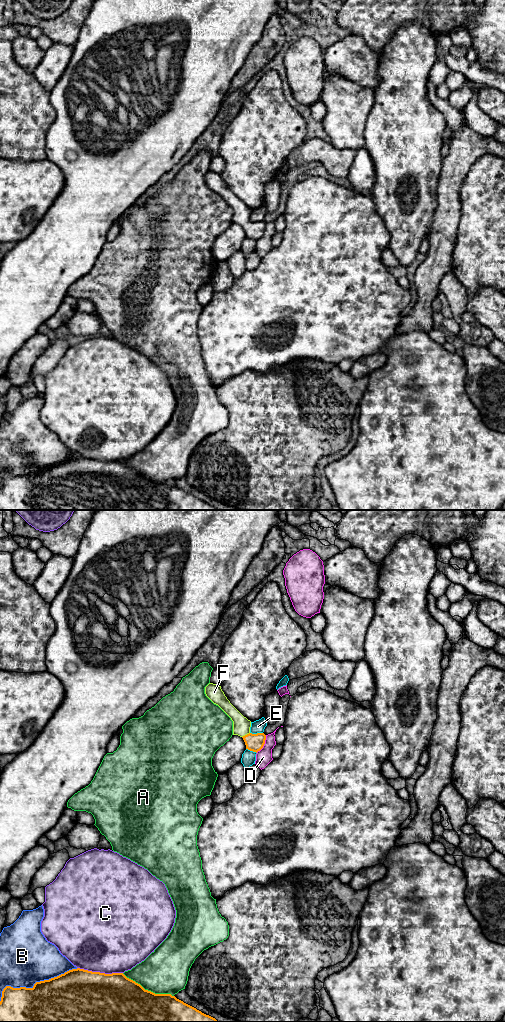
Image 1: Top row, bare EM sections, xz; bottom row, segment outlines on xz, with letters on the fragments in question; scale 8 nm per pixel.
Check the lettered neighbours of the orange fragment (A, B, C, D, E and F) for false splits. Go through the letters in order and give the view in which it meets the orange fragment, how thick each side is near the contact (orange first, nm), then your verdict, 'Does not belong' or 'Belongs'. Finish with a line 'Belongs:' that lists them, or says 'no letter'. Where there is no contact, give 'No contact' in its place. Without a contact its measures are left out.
A: Touches orange in xz. Thickness 500 nm (orange) against 360 nm. Does not belong
B: Touches orange in xz. Thickness 480 nm (orange) against 440 nm. Does not belong
C: Touches orange in xz. Thickness 500 nm (orange) against 500 nm. Does not belong
D: Touches orange in xz. Thickness 140 nm (orange) against 130 nm. Does not belong
E: Touches orange in xz. Thickness 140 nm (orange) against 110 nm. Does not belong
F: Touches orange in xz. Thickness 140 nm (orange) against 140 nm. Belongs
Belongs: F

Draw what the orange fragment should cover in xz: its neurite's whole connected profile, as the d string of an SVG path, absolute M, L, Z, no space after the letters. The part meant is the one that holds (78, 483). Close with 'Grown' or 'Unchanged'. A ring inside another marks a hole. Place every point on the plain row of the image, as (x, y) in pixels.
M72 457L32 476L6 474L0 489L0 510L218 510L171 482L155 482L123 461L105 462Z. Unchanged

